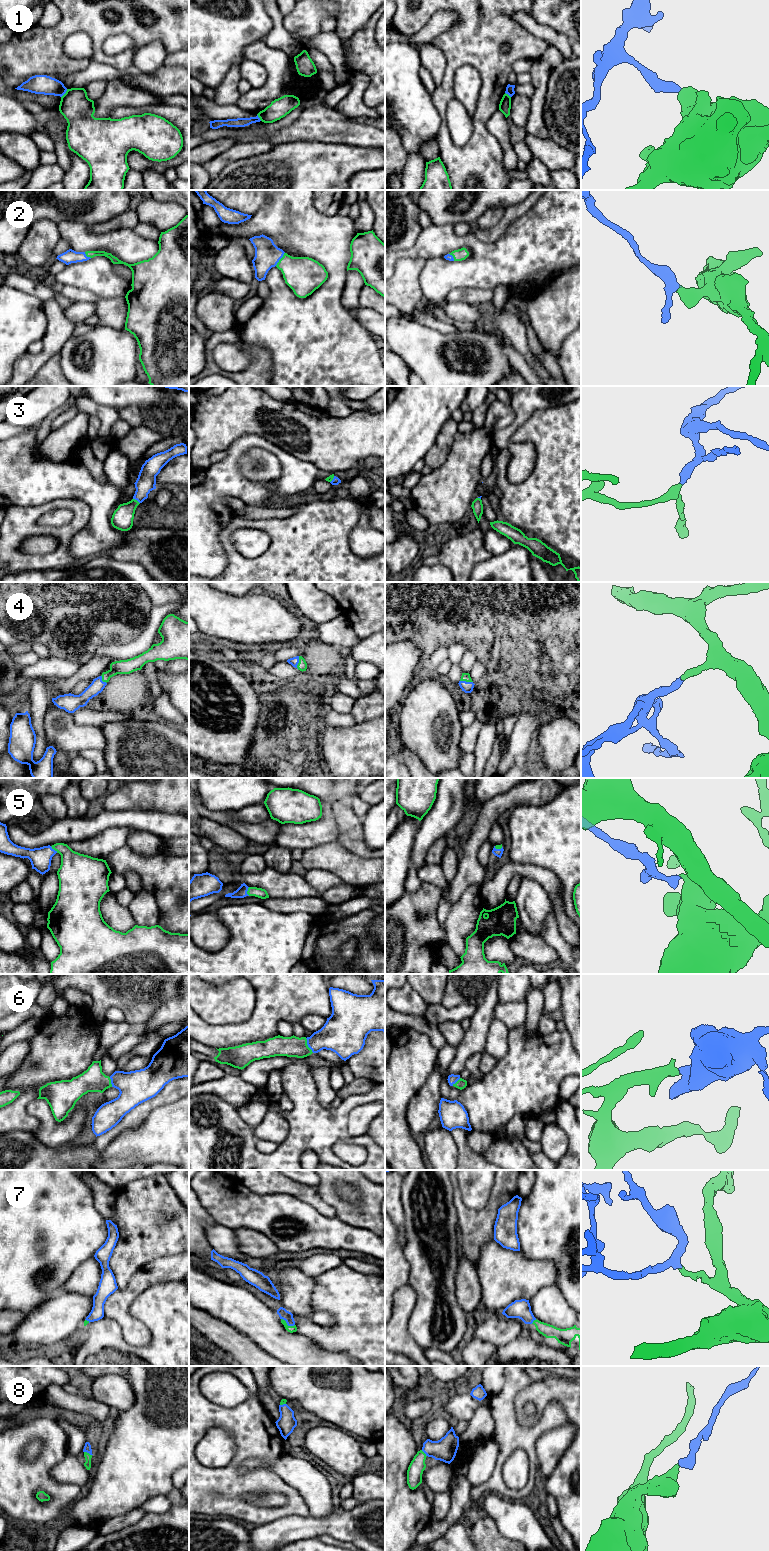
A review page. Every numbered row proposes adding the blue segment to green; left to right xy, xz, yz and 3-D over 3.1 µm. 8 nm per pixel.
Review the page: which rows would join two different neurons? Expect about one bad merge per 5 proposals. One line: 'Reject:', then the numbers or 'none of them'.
Reject: 1

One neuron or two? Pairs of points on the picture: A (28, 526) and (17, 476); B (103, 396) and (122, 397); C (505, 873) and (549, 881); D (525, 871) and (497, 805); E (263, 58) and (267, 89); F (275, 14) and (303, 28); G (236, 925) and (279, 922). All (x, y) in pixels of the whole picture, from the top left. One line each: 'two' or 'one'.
A: two
B: one
C: one
D: two
E: one
F: two
G: one

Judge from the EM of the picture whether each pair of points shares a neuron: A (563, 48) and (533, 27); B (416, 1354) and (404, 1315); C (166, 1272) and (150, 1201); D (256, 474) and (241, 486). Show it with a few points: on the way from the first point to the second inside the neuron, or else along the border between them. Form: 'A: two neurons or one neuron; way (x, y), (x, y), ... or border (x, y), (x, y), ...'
A: one neuron; way (556, 41), (550, 35), (540, 30)
B: one neuron; way (406, 1344), (402, 1340), (402, 1325)
C: two neurons; border (178, 1253), (172, 1256), (157, 1257), (141, 1267)
D: two neurons; border (238, 460), (238, 470), (251, 481), (272, 482)

